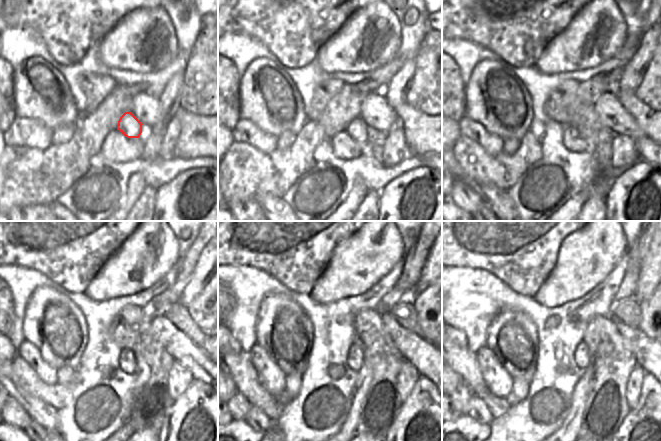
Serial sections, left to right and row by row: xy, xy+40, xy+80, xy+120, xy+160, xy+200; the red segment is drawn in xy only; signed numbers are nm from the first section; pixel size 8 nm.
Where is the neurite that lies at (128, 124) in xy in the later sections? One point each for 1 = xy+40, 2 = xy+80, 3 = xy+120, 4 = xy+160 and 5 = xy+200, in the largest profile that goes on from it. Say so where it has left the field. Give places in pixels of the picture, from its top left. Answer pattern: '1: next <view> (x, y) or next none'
1: next xy+40 (357, 129)
2: next xy+80 (587, 134)
3: next xy+120 (142, 373)
4: next xy+160 (364, 378)
5: next xy+200 (571, 424)

